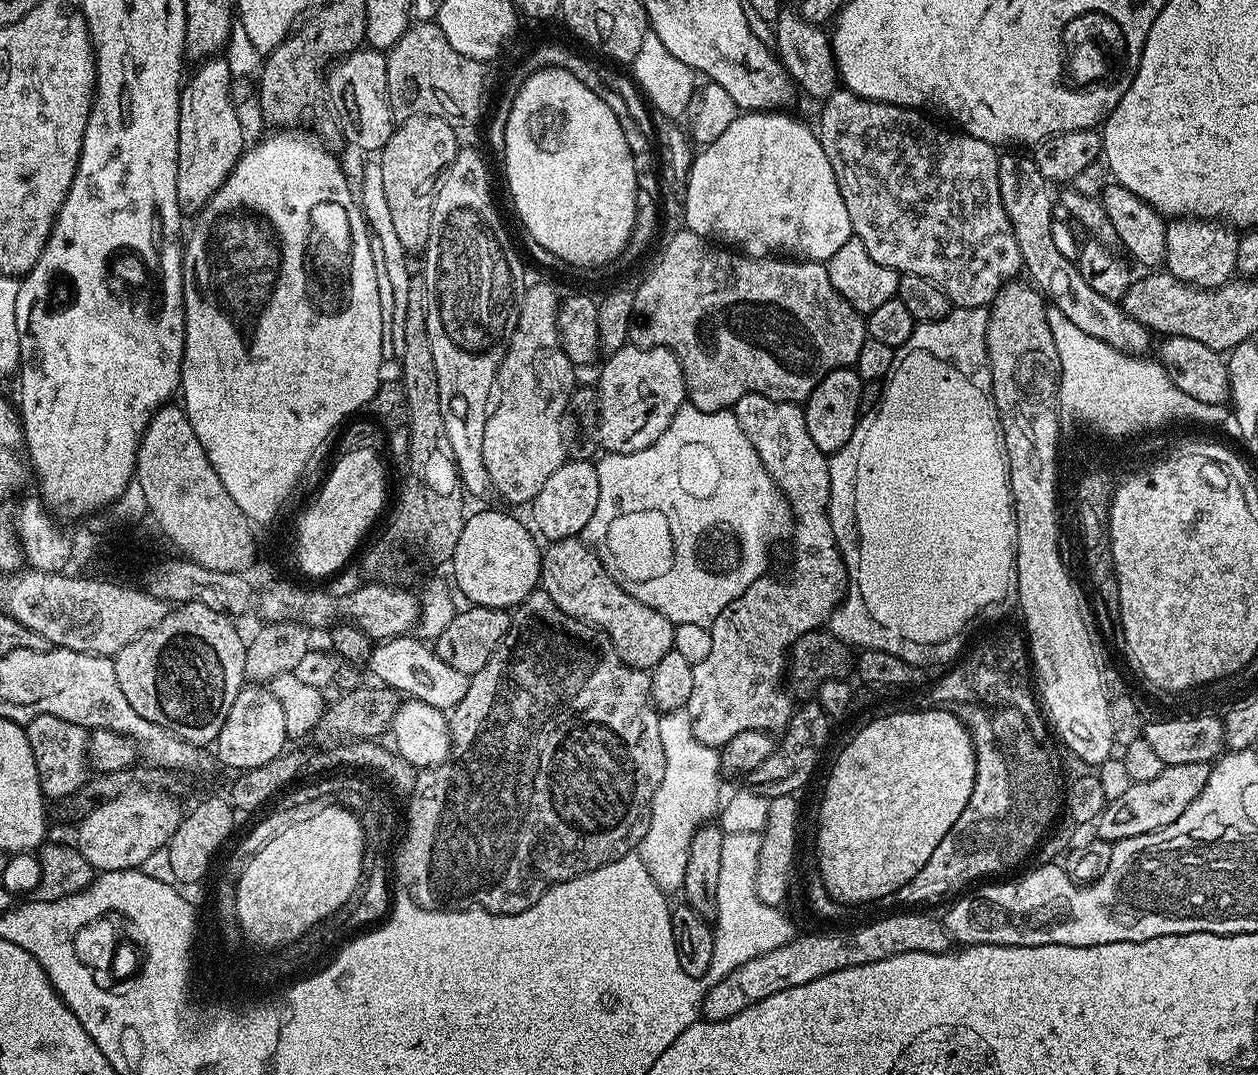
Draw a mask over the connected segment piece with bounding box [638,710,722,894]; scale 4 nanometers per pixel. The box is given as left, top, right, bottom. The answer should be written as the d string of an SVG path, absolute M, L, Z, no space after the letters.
M687 711L665 712L660 717L658 730L662 733L662 750L666 750L666 774L654 794L650 810L650 826L646 838L640 840L638 855L665 894L679 893L686 878L686 861L696 831L709 823L722 807L720 796L720 753L715 748L698 742Z

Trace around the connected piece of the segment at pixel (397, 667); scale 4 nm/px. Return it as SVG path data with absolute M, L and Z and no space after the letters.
M415 635L396 636L393 640L377 643L371 649L366 667L377 676L383 687L403 694L413 700L426 702L426 706L434 706L441 710L451 710L466 694L470 677L465 672L454 670L454 666L446 666L442 658L431 647L424 644L423 639Z

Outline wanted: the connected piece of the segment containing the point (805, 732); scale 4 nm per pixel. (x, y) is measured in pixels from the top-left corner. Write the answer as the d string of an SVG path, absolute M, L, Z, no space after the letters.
M804 702L793 711L786 731L779 737L778 746L773 747L770 758L762 762L762 766L747 773L751 791L769 798L774 796L791 796L799 793L799 788L808 784L808 779L816 772L820 764L820 755L828 744L828 724L830 717L824 712L823 706L817 702Z

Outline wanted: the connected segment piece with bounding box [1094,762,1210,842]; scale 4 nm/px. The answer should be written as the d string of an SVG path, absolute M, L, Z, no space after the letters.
M1186 762L1185 764L1170 764L1158 774L1158 778L1150 778L1150 782L1132 783L1130 790L1122 794L1122 798L1108 802L1098 820L1094 824L1095 835L1101 840L1115 842L1134 838L1138 834L1150 834L1154 830L1162 830L1170 826L1202 794L1208 785L1208 764Z

